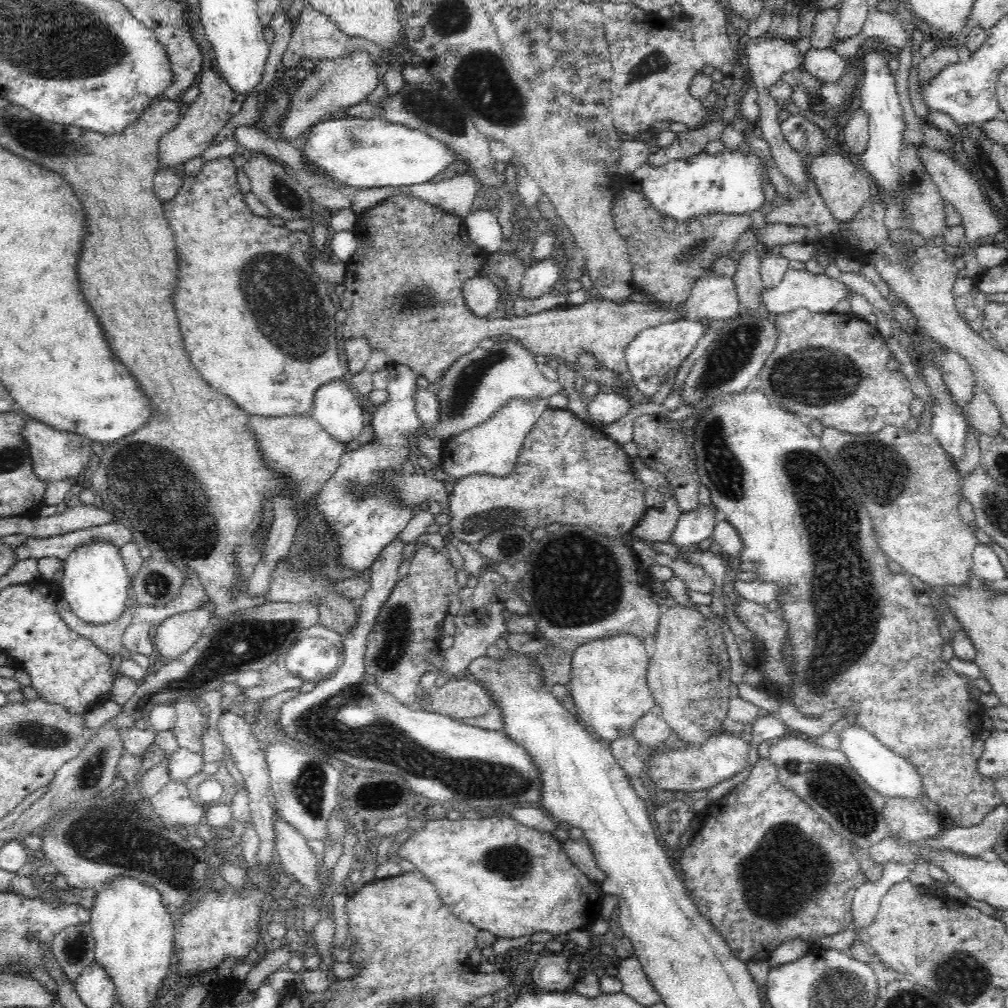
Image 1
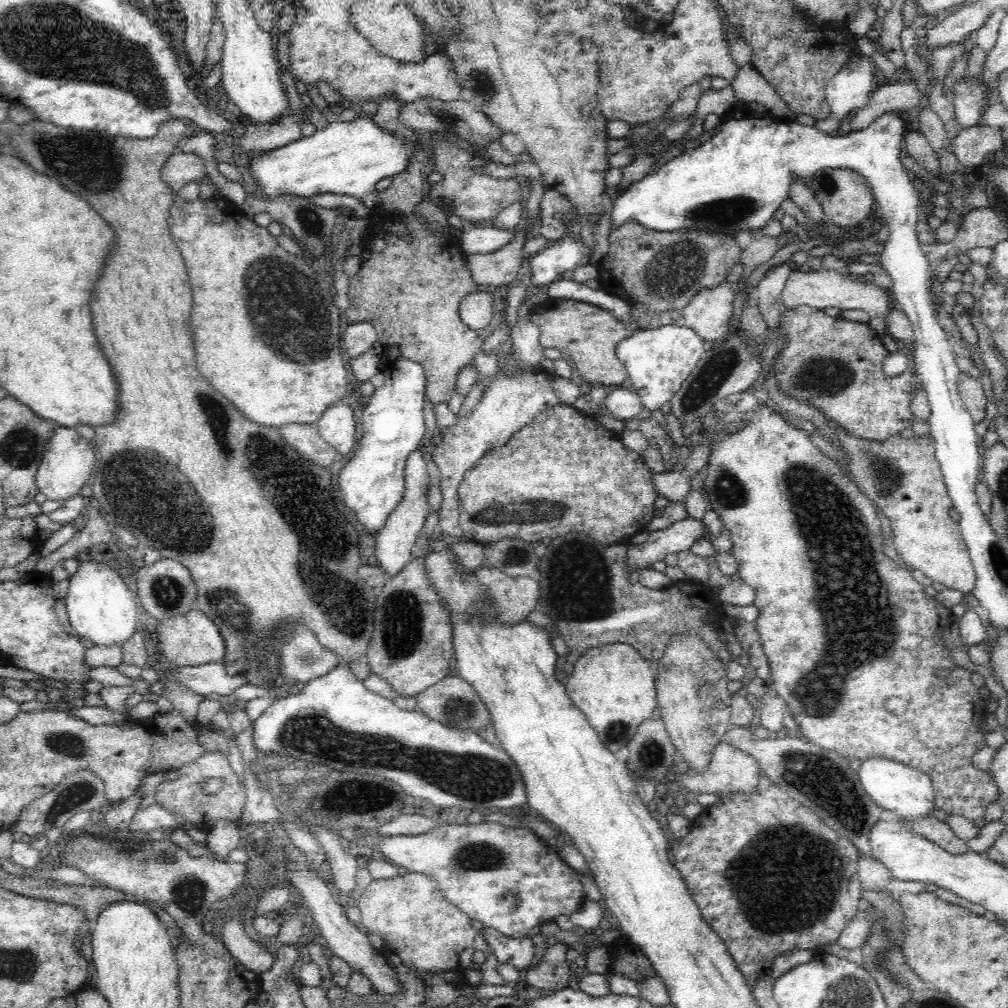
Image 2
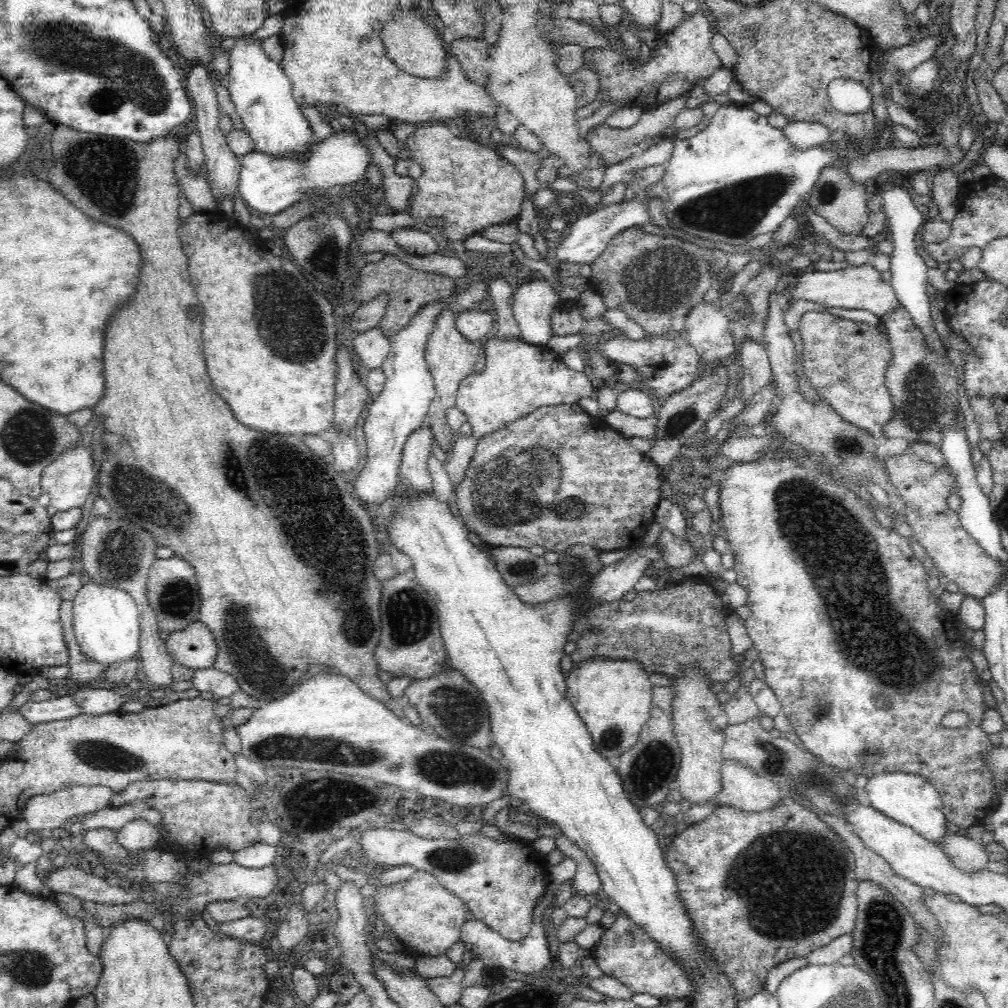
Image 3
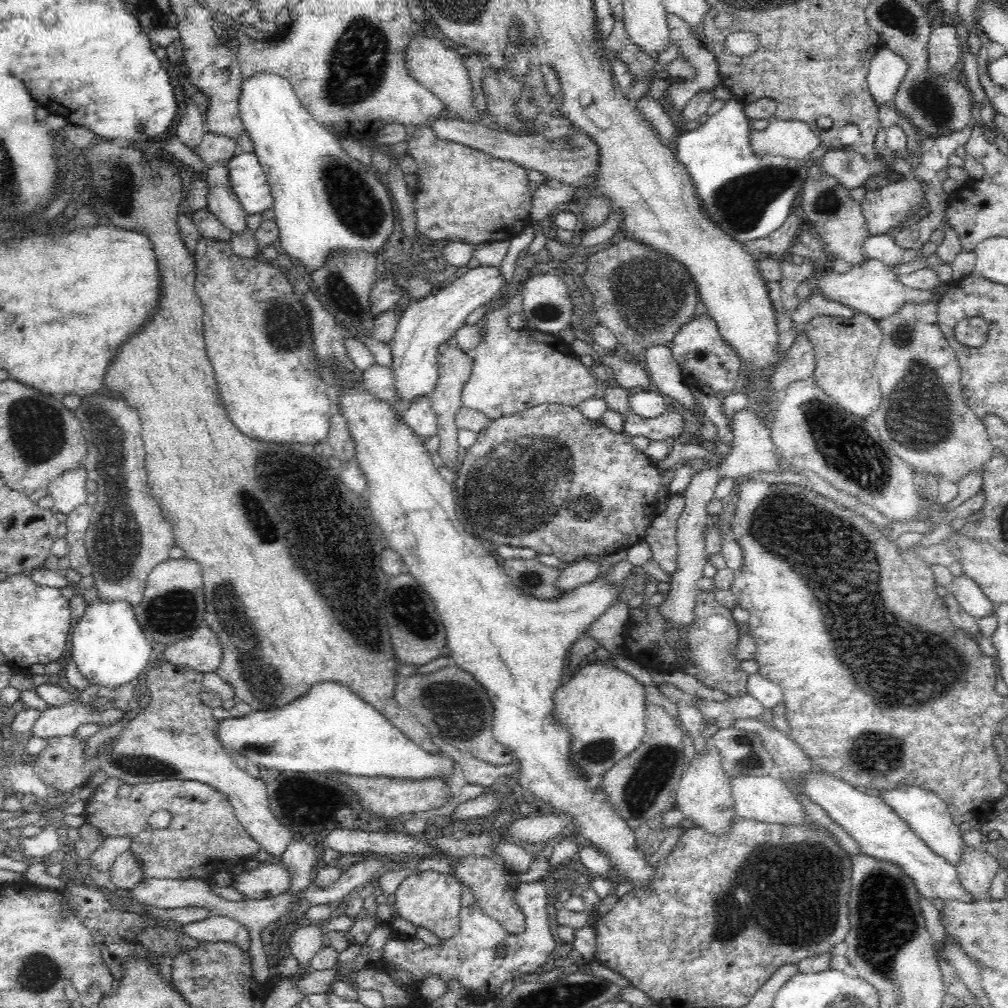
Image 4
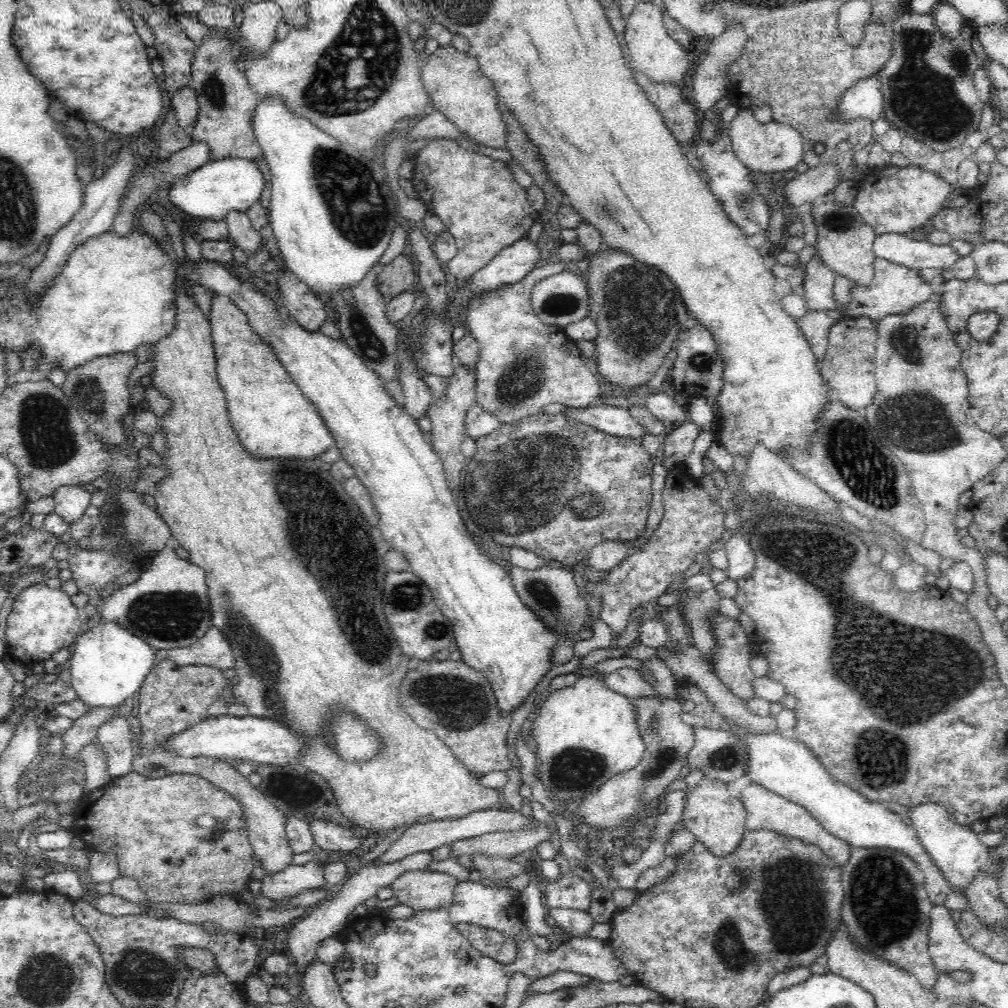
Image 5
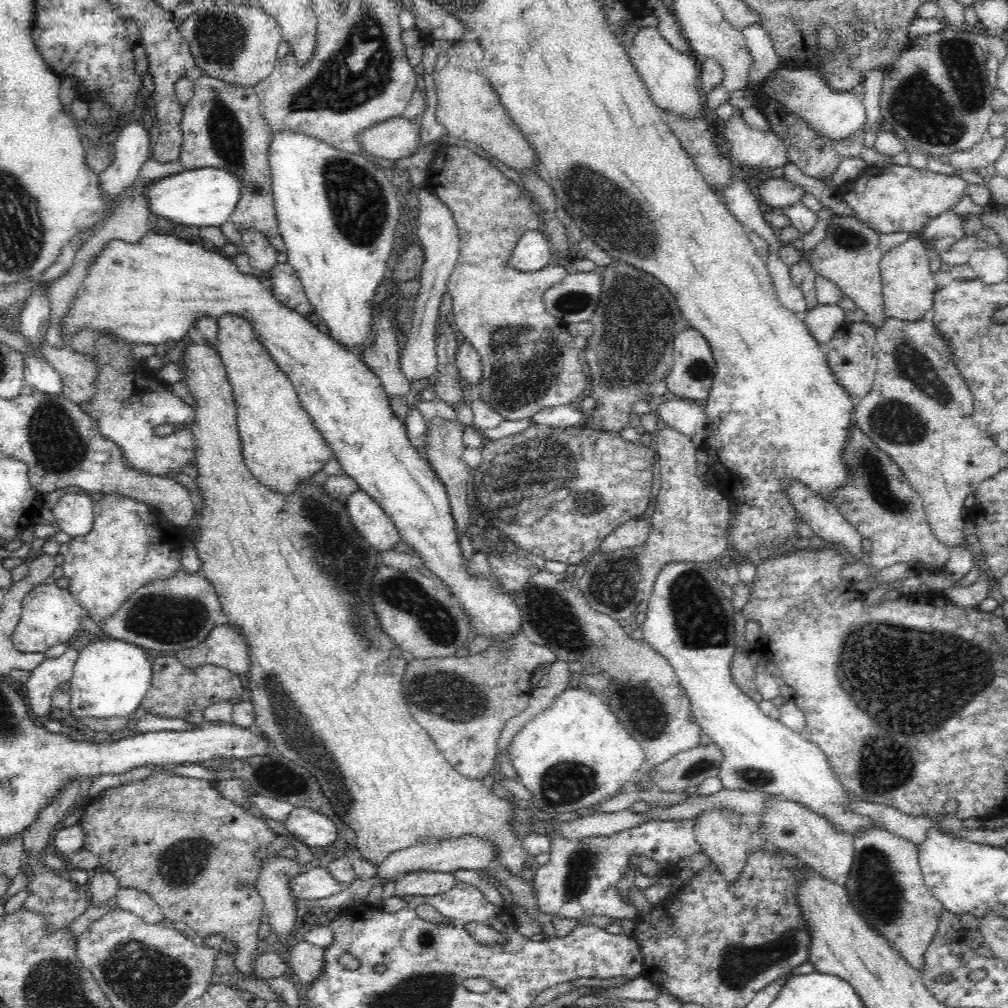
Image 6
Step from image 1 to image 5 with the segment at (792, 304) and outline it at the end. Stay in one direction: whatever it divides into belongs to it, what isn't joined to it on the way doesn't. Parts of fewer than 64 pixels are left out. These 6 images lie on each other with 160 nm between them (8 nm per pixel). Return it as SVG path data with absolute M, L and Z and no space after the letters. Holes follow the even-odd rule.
M876 258L871 285L867 289L853 286L850 291L851 301L843 311L848 317L865 316L878 322L888 315L908 313L912 307L928 302L932 296L930 283L921 277L918 269L910 269L883 258Z

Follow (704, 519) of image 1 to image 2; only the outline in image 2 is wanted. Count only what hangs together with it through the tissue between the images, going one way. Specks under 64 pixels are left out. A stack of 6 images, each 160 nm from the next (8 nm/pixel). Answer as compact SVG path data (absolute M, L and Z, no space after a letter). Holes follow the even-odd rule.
M689 516L672 523L664 530L651 532L646 542L627 545L626 570L648 570L654 562L664 560L668 554L690 549L695 541L704 539L706 533L703 521Z

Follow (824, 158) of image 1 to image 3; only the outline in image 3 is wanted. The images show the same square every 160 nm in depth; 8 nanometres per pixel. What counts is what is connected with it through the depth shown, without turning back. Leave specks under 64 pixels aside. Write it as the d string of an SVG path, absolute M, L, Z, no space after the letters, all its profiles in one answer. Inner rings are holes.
M824 167L819 172L818 180L805 199L816 215L824 218L838 232L845 235L858 236L866 226L869 207L867 206L864 187L860 182L852 181L845 169Z

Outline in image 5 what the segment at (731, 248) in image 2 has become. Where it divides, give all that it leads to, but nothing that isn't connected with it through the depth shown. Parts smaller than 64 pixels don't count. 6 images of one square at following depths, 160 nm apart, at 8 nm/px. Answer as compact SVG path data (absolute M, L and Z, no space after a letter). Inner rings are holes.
M618 248L595 255L586 272L589 317L598 327L591 363L608 382L622 388L647 383L666 360L690 319L676 286L658 269L640 263Z

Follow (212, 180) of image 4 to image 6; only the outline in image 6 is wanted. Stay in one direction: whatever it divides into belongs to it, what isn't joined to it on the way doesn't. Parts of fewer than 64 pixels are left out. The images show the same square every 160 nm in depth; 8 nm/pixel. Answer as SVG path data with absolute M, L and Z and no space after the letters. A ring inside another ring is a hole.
M244 231L242 233L242 246L249 256L252 267L261 271L262 274L269 275L274 270L274 266L278 264L276 262L278 255L276 249L262 234L256 231Z

